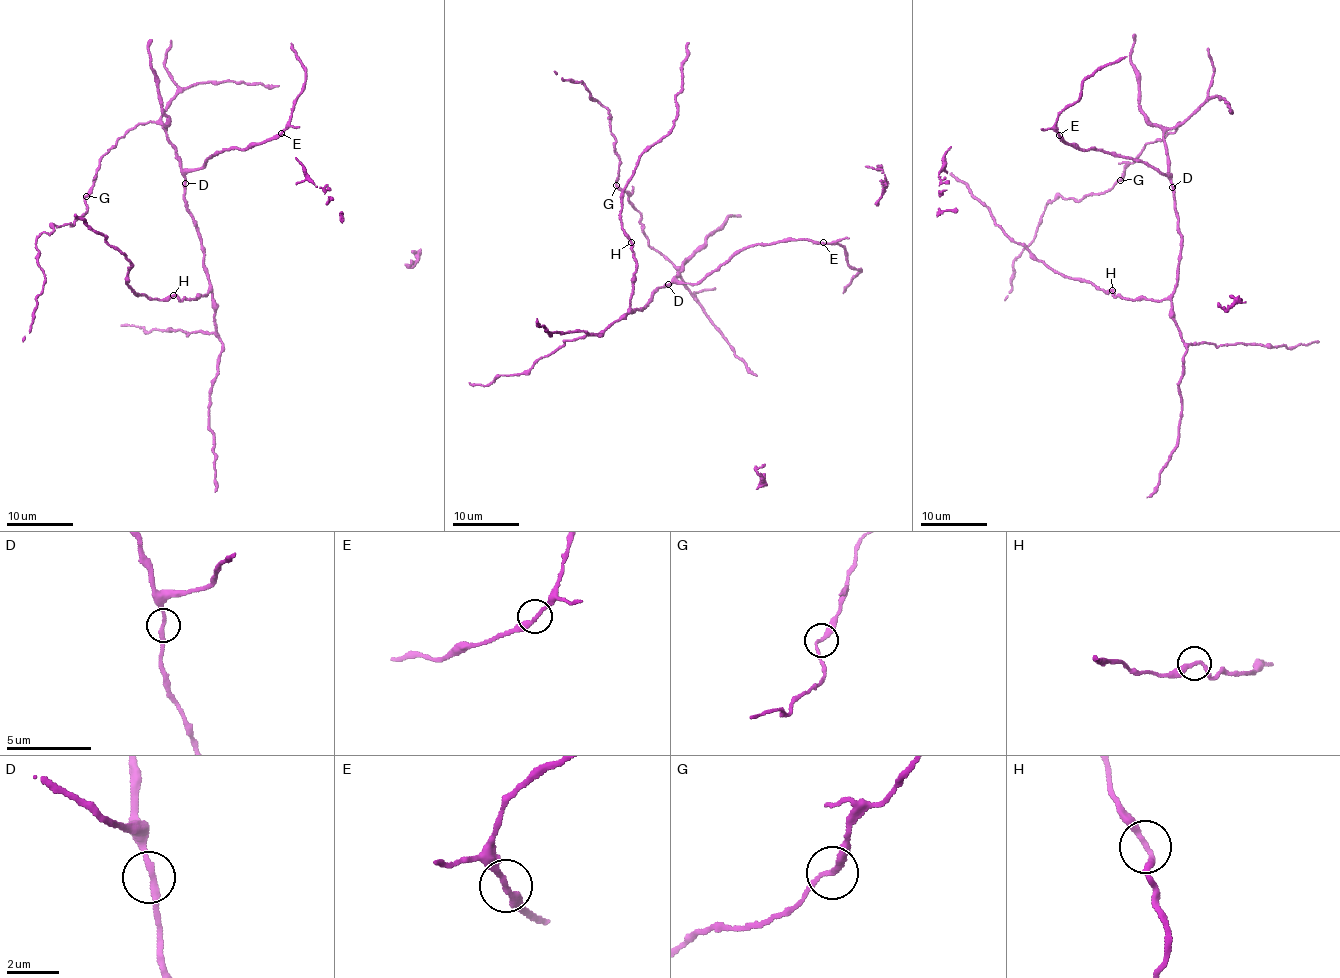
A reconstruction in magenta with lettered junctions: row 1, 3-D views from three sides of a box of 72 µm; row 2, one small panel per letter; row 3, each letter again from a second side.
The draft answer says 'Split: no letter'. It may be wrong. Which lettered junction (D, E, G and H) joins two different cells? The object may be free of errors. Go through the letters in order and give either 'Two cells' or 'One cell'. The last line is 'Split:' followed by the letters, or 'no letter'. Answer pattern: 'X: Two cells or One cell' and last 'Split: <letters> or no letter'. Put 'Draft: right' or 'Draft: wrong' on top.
Draft: right
D: One cell
E: One cell
G: One cell
H: One cell
Split: no letter

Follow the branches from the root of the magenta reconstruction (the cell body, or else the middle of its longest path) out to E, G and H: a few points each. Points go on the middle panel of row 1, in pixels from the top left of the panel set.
E: (666, 286), (674, 282), (695, 284), (737, 253), (759, 243), (771, 245), (793, 239), (823, 242)
G: (666, 286), (680, 276), (685, 261), (674, 267), (648, 245), (641, 215), (616, 185)
H: (666, 286), (655, 288), (647, 305), (629, 312), (635, 270), (631, 242)

